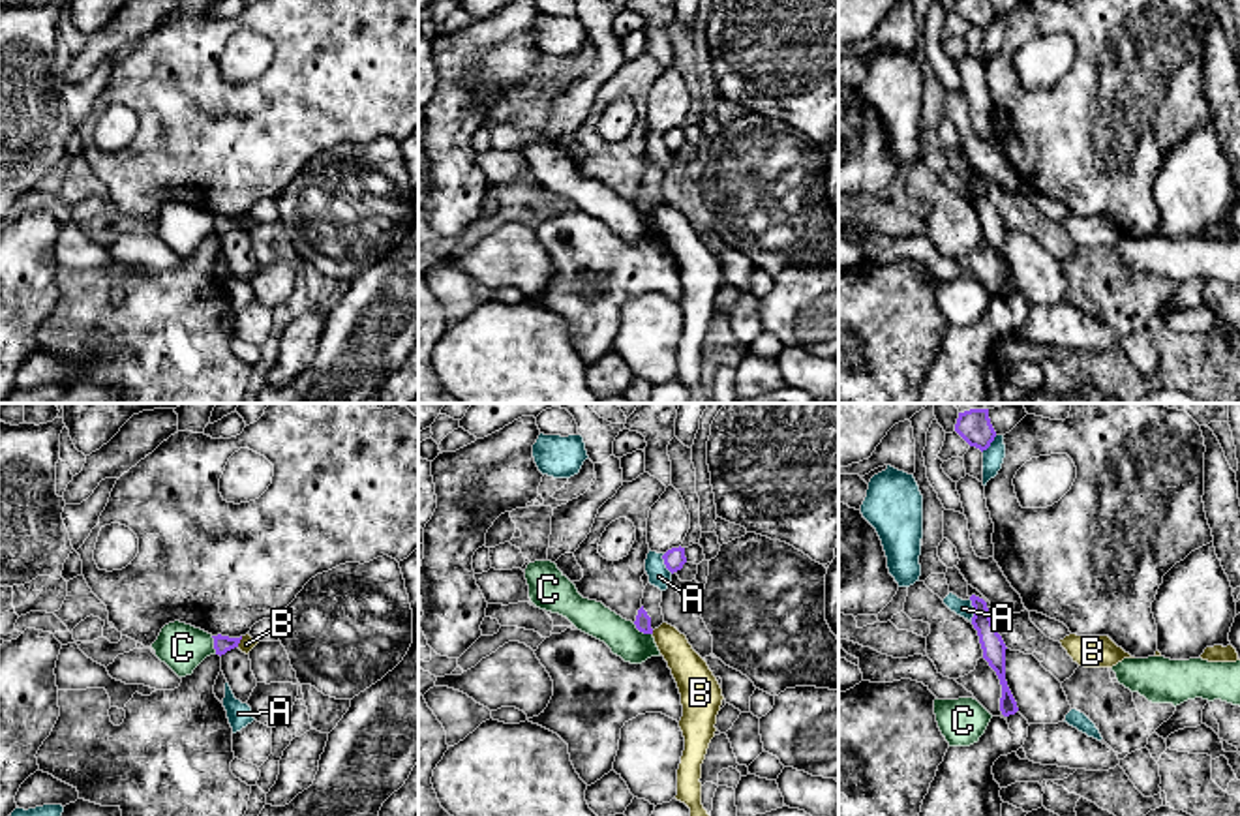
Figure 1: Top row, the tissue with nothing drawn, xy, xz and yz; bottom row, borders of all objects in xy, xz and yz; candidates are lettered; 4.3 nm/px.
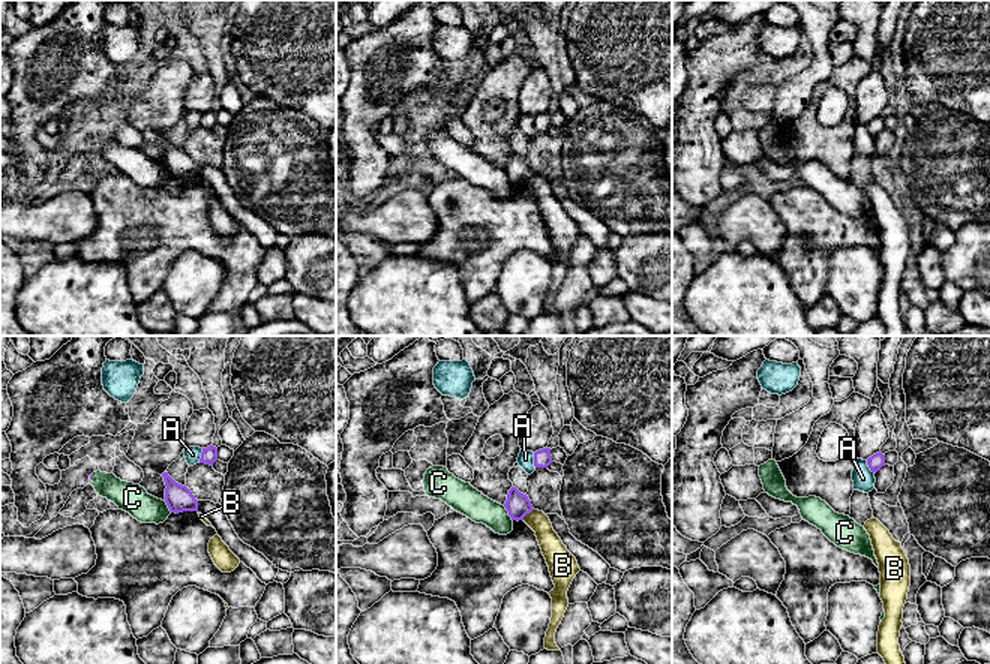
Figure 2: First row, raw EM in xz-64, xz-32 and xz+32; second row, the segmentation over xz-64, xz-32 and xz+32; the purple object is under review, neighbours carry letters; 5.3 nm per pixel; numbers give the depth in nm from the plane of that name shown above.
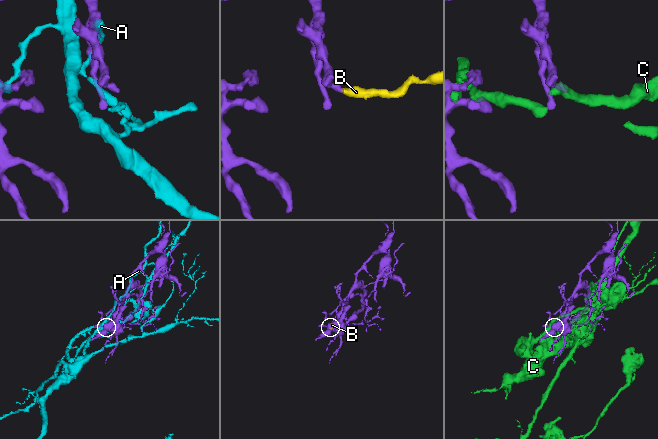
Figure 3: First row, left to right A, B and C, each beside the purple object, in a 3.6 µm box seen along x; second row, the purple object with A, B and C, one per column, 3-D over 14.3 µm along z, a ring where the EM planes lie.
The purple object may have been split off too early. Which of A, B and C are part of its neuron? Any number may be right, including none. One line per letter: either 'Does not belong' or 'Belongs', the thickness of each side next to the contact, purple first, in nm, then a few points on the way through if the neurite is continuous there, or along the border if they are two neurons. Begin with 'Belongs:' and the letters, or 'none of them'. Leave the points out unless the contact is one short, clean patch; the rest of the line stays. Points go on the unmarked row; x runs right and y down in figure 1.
Belongs: none of them
A: Does not belong. Thickness 100 nm (purple) against 70 nm
B: Does not belong. Thickness 80 nm (purple) against 70 nm. Boundary: xy (242, 216), (237, 226)
C: Does not belong. Thickness 70 nm (purple) against 150 nm

